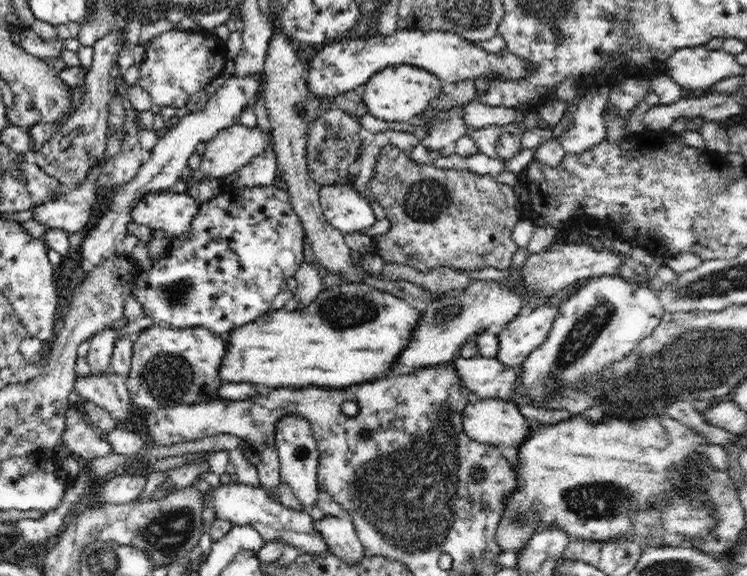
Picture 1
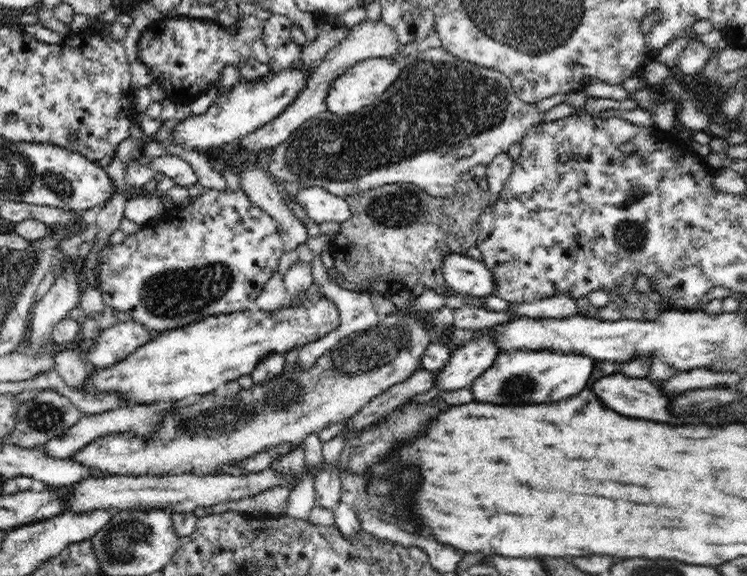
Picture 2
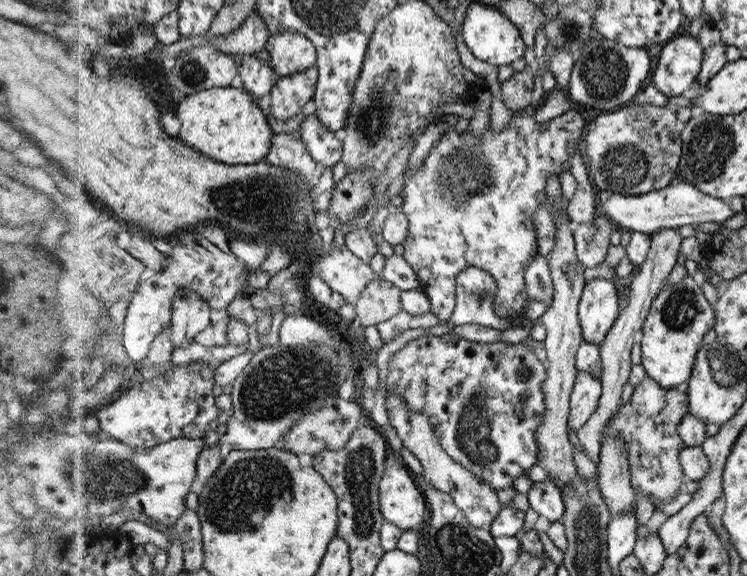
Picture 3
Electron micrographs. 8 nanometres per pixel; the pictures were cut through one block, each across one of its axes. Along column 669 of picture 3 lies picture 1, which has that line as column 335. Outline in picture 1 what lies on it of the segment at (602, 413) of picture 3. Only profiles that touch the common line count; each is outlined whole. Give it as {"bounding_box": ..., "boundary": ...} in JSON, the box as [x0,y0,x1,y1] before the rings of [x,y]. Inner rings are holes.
{"bounding_box":[262,24,368,283],"boundary":[[[278,24],[275,25],[274,36],[268,44],[268,54],[266,54],[262,72],[264,72],[264,102],[274,138],[279,183],[291,196],[292,208],[302,221],[306,238],[314,251],[316,261],[329,274],[340,276],[342,282],[362,283],[368,278],[368,274],[358,264],[357,256],[350,255],[350,248],[344,241],[344,233],[338,231],[326,220],[319,201],[319,191],[322,187],[310,179],[307,170],[308,128],[329,108],[322,106],[316,95],[308,91],[306,70],[306,65],[298,59],[298,52],[294,49],[292,39],[282,32]]]}

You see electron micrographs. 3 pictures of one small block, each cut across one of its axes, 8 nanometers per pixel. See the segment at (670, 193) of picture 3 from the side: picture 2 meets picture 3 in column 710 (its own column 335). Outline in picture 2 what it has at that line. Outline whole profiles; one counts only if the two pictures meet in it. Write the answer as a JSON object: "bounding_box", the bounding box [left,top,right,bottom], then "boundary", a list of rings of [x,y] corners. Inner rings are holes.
{"bounding_box":[294,187,351,224],"boundary":[[[301,187],[294,197],[304,208],[304,212],[318,224],[322,222],[339,222],[351,218],[351,209],[347,201],[319,187]]]}

